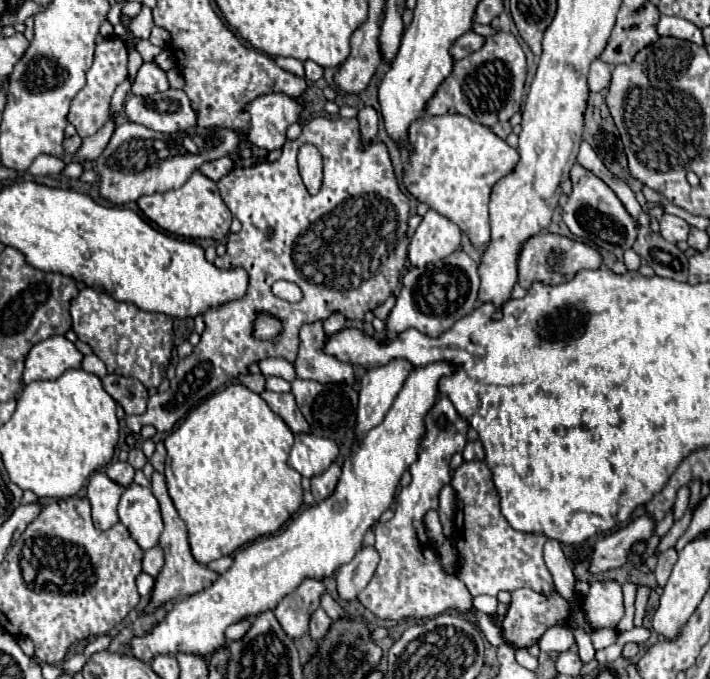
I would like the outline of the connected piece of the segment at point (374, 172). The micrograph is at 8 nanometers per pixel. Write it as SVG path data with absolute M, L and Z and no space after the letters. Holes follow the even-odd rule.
M312 118L304 124L300 138L288 140L282 148L282 156L276 162L256 162L250 168L236 166L226 178L216 184L220 196L228 210L242 222L238 234L230 234L226 242L226 254L218 256L214 264L218 268L246 268L250 276L248 294L242 300L222 304L204 314L206 332L194 352L180 360L176 366L176 378L170 382L168 392L158 392L150 396L148 408L140 416L126 416L126 426L132 434L140 434L142 426L154 426L158 432L168 432L172 426L184 418L194 406L198 406L206 396L222 388L226 382L236 380L240 374L248 372L252 362L264 358L284 358L294 364L298 354L298 330L302 324L314 320L326 320L332 312L342 312L346 318L362 320L368 310L380 306L398 286L400 270L406 262L408 250L408 196L398 188L388 150L382 142L370 142L364 150L360 148L360 130L356 118ZM302 144L314 144L324 158L324 184L316 196L310 196L302 184L296 154ZM276 280L288 280L300 286L304 298L298 304L284 302L272 294L272 284ZM256 312L268 312L282 320L284 332L274 342L260 342L252 338L252 322Z

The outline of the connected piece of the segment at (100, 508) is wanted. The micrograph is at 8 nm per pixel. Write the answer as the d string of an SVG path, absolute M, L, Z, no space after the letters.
M96 472L88 482L88 500L92 506L92 520L98 530L108 530L118 522L118 500L122 486L112 482L104 472Z

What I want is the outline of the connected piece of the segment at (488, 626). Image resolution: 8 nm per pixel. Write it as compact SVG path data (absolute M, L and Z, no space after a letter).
M474 610L474 614L476 614L476 618L478 618L478 626L480 626L480 630L482 630L482 634L486 636L486 640L492 644L492 646L500 646L504 640L502 640L502 632L490 622L490 618L488 618L488 614L482 614L482 612L476 612Z

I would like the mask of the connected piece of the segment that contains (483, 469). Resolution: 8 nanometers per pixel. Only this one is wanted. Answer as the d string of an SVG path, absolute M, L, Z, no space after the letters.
M464 462L454 470L450 486L454 488L458 514L458 568L456 576L466 584L472 596L496 596L502 590L514 592L518 588L532 588L538 592L552 590L552 576L542 560L542 546L546 536L514 530L500 512L500 498L486 462Z

